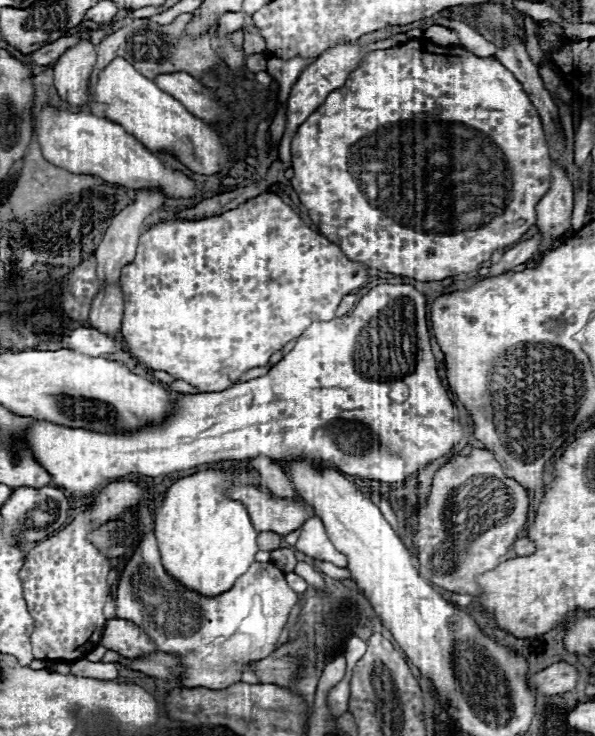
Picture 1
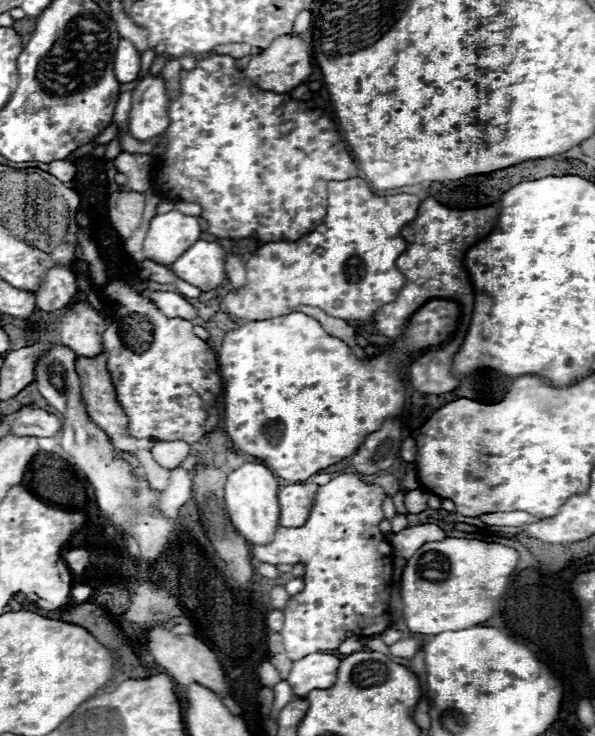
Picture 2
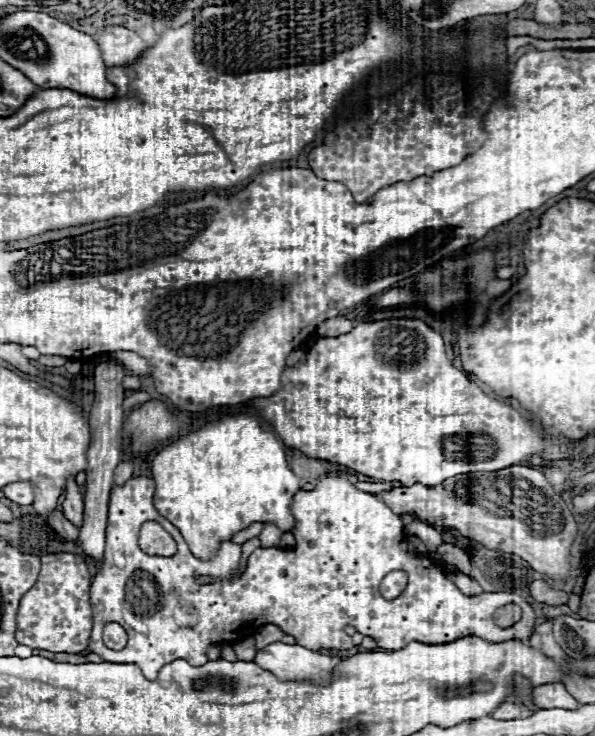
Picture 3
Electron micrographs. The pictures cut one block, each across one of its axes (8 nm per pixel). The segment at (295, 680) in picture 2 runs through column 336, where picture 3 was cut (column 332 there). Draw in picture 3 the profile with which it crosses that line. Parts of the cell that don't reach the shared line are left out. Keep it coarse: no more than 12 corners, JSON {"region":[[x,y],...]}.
{"region":[[284,642],[254,656],[282,680],[332,678],[342,658]]}

